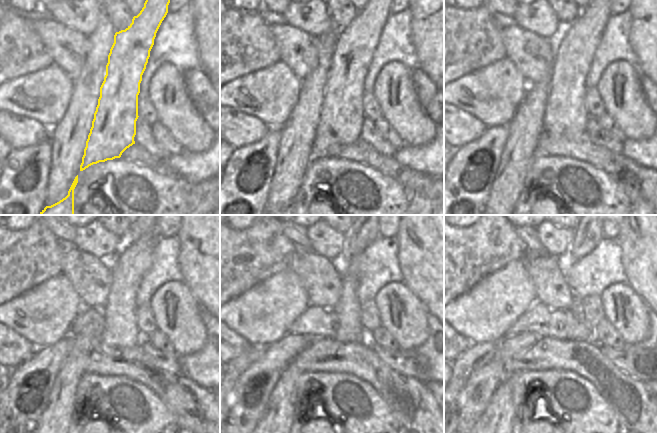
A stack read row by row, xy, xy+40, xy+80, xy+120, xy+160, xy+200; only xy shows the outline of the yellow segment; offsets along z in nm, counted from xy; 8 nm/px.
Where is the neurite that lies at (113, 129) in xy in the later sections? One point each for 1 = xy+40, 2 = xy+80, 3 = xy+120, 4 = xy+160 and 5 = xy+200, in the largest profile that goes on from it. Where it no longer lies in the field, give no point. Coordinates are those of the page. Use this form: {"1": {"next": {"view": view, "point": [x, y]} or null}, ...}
{"1": {"next": {"view": "xy+40", "point": [341, 117]}}, "2": {"next": {"view": "xy+80", "point": [565, 114]}}, "3": {"next": {"view": "xy+120", "point": [128, 268]}}, "4": {"next": {"view": "xy+160", "point": [347, 308]}}, "5": {"next": {"view": "xy+200", "point": [575, 308]}}}

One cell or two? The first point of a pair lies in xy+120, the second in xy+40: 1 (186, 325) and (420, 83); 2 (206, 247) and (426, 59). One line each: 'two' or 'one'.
1: two
2: one

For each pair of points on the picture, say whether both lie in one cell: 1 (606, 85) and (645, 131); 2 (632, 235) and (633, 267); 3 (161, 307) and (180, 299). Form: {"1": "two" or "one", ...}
{"1": "one", "2": "one", "3": "one"}

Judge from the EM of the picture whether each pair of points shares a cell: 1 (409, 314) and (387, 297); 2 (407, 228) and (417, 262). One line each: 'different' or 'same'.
1: same
2: same

